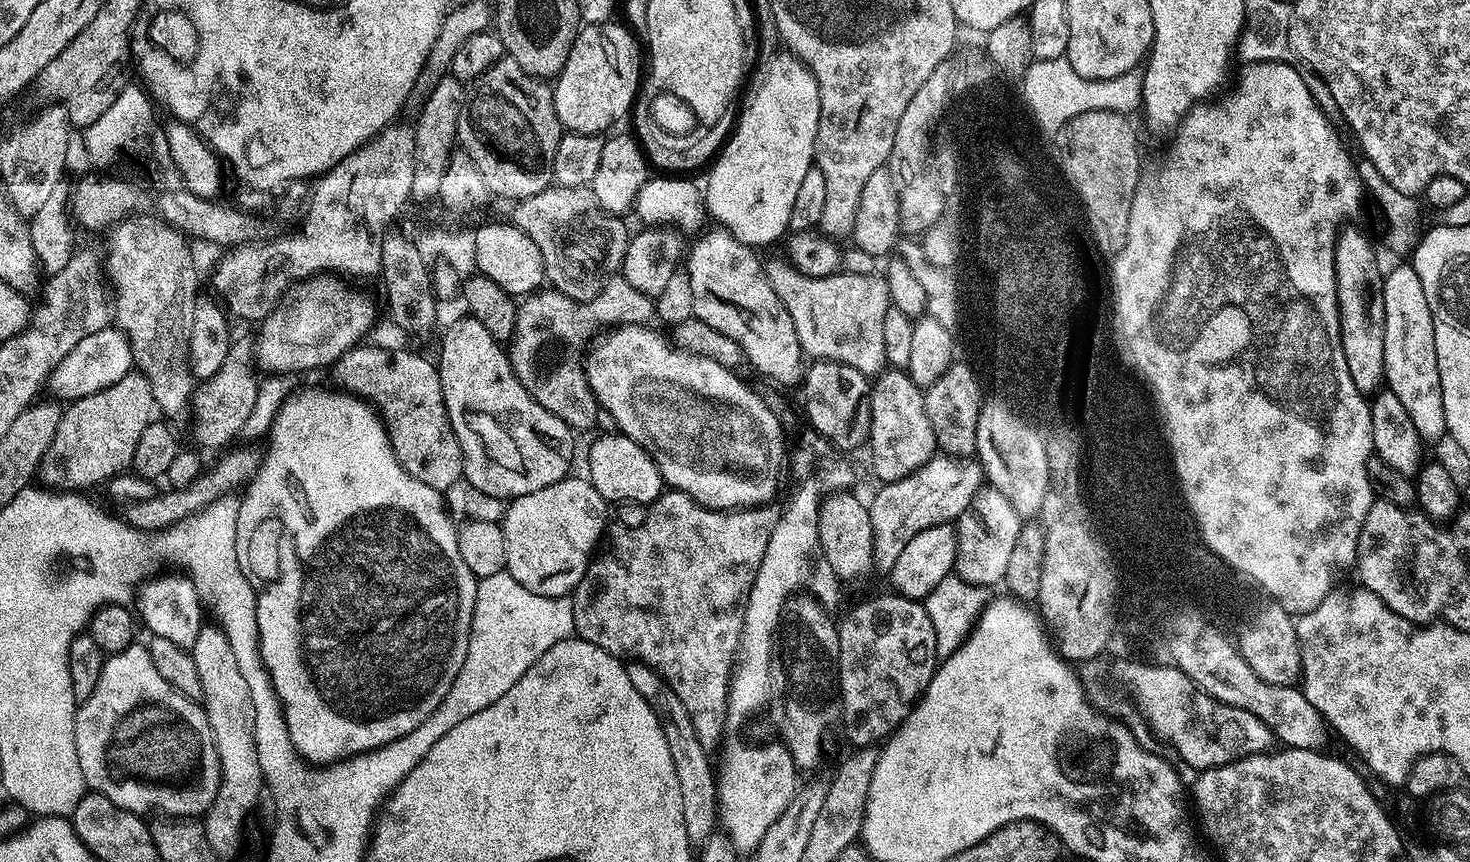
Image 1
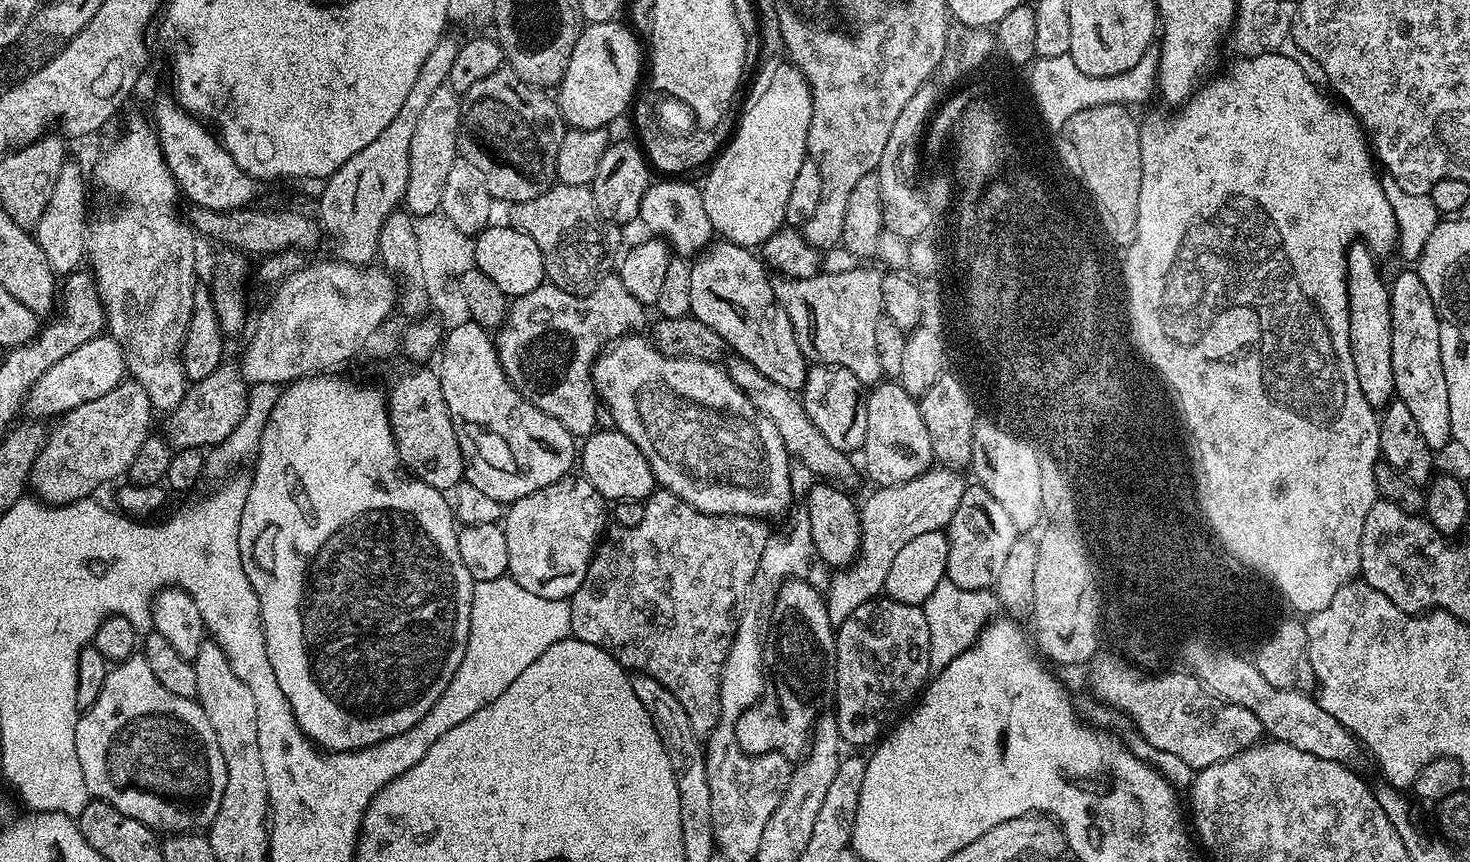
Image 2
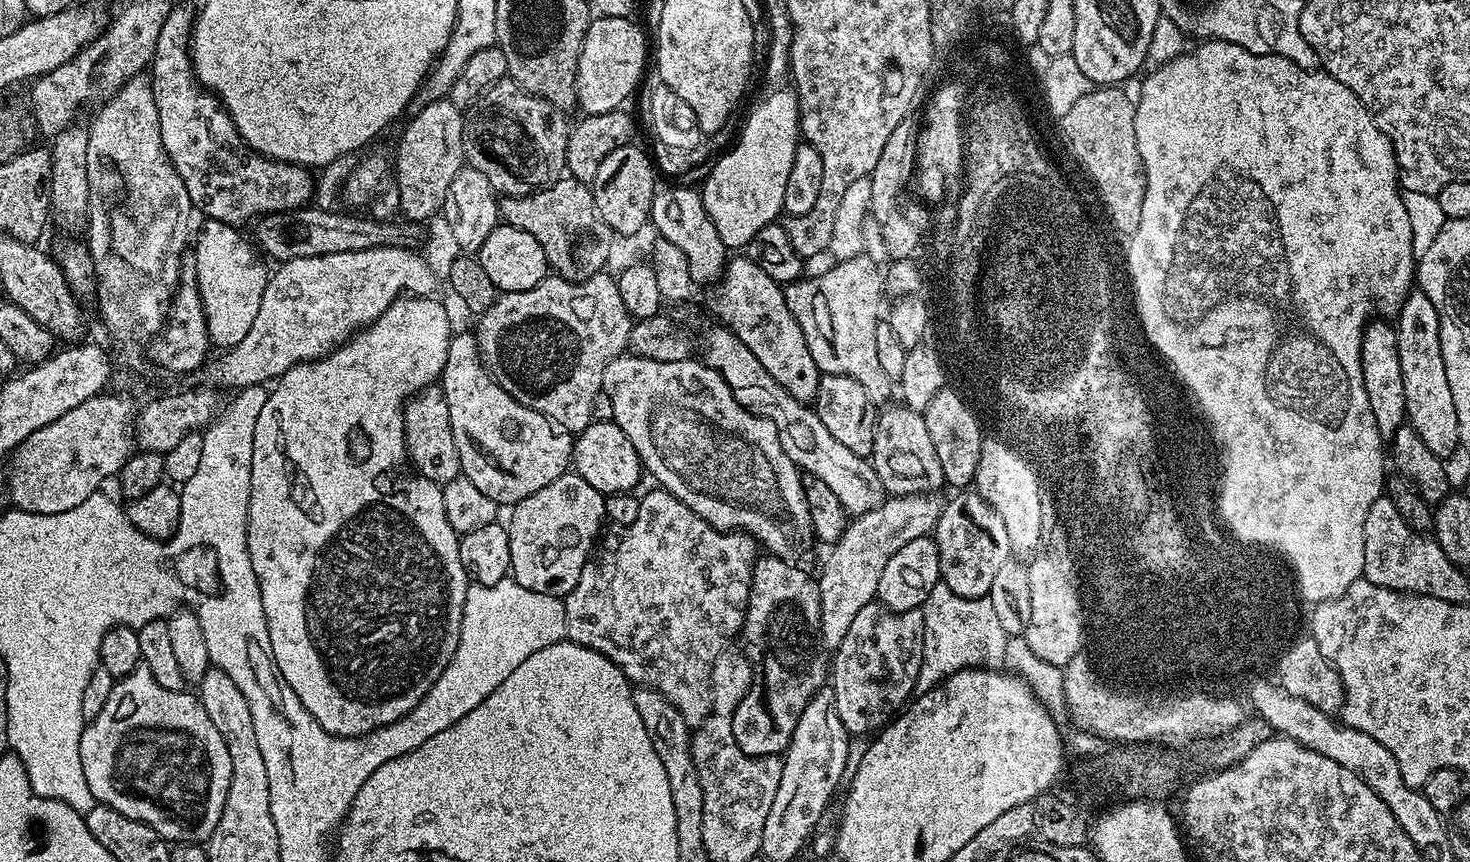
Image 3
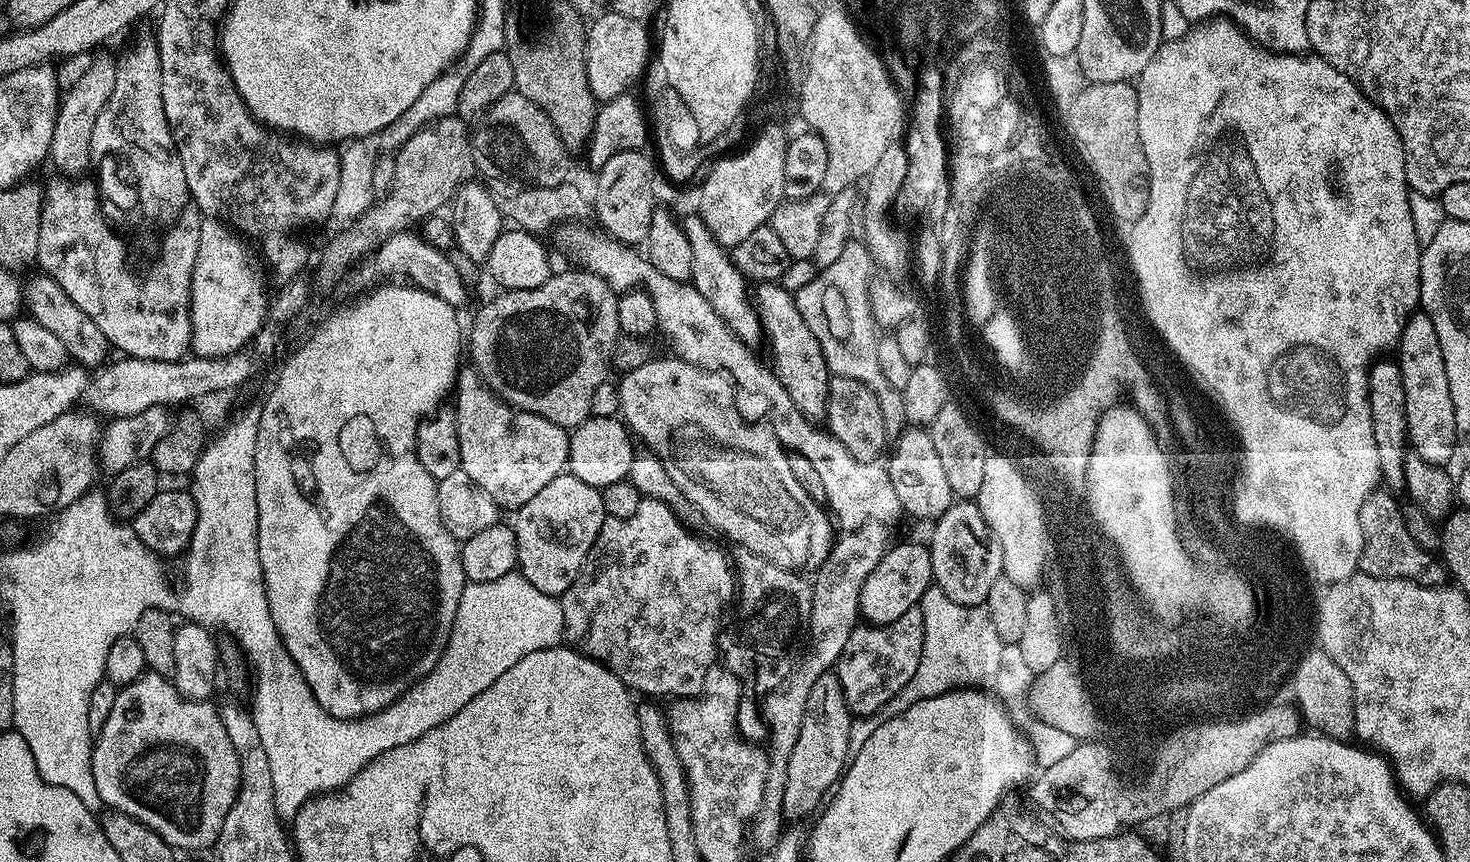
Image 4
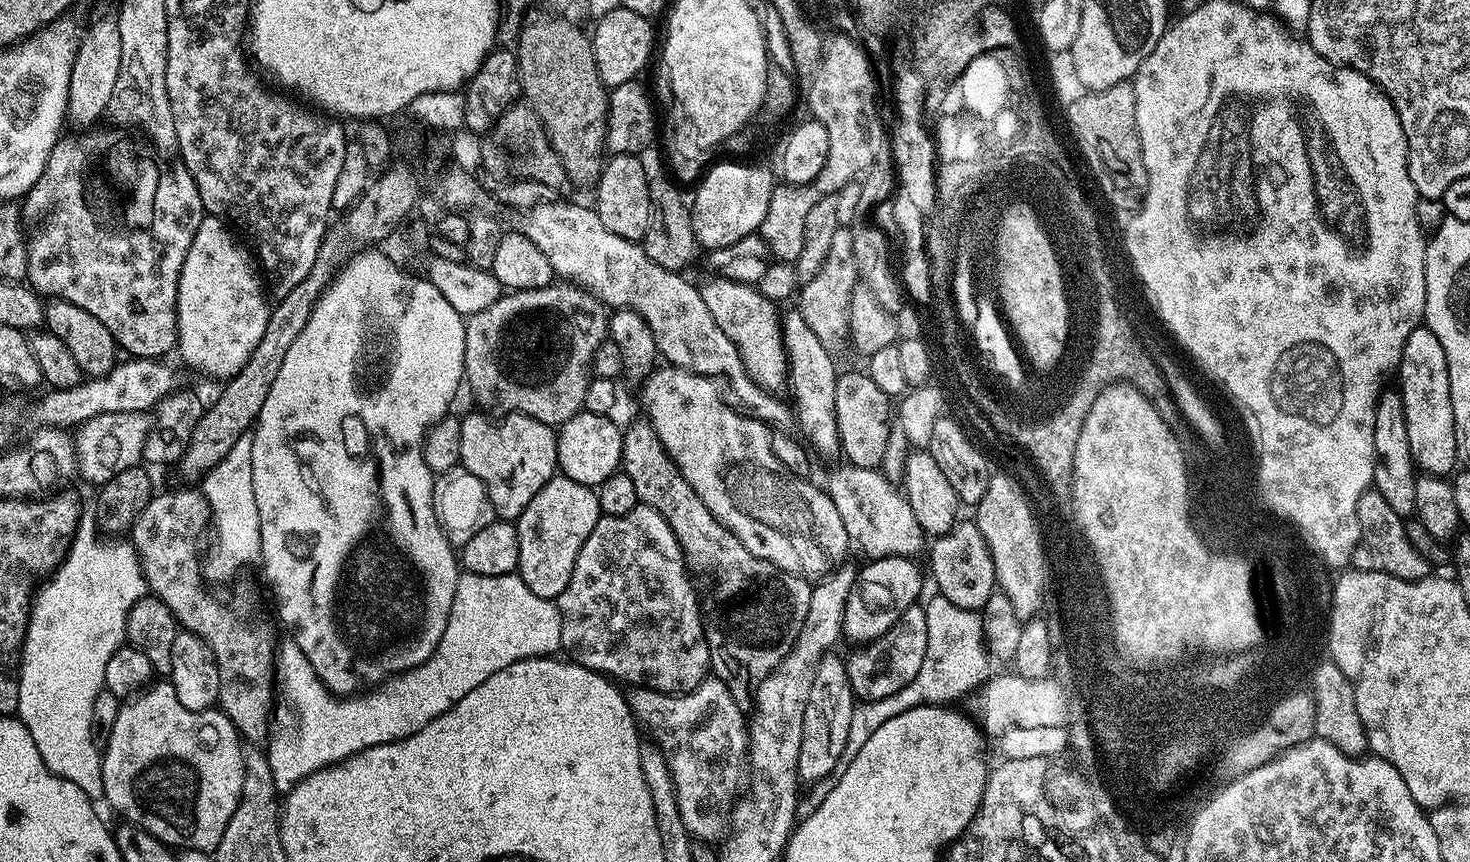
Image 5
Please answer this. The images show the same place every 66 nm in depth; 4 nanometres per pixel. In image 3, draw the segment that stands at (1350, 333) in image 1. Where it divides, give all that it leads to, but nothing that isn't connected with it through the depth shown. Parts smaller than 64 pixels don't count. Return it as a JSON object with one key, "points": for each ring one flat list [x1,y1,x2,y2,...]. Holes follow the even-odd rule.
{"points":[[1376,318,1365,324,1360,361,1362,362,1362,386,1366,386,1366,398,1370,398,1370,411,1374,414,1374,422,1378,426,1381,437,1391,438,1406,422,1408,411,1406,410,1406,386,1402,386,1402,362,1398,362,1396,330,1387,319]]}

